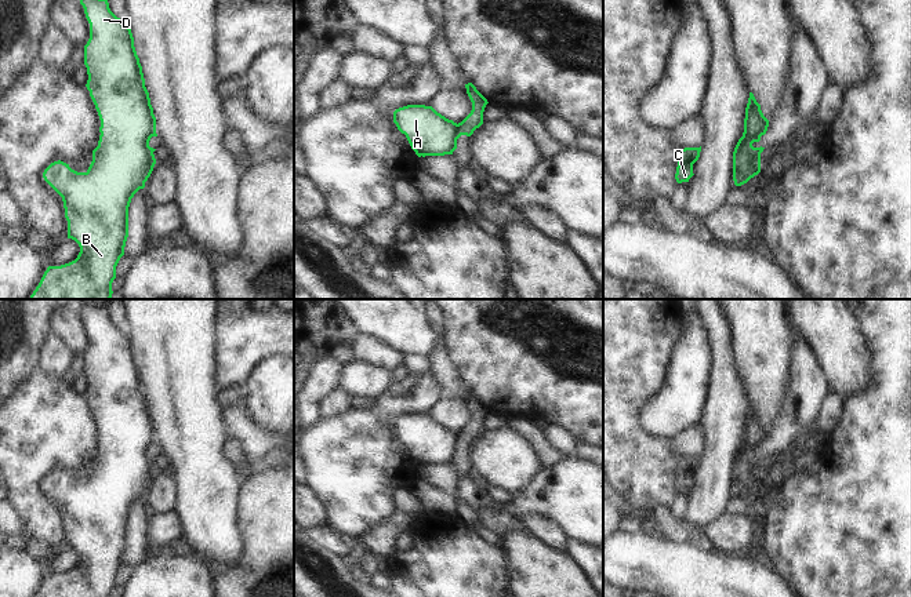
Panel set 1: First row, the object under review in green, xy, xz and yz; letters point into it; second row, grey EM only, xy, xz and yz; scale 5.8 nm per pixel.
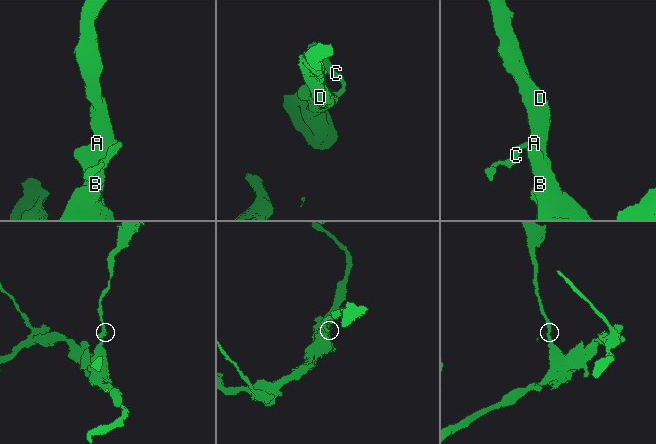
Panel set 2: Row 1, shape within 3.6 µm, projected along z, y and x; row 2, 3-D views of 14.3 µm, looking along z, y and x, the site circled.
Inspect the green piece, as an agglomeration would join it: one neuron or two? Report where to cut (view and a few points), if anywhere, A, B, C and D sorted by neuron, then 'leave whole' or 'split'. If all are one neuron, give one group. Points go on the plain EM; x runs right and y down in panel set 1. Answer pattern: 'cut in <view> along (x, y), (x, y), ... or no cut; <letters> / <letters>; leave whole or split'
cut in yz along (759, 444), (750, 452), (737, 452); A B D / C; split

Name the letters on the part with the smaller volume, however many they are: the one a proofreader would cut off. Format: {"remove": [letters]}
{"remove": ["C"]}

